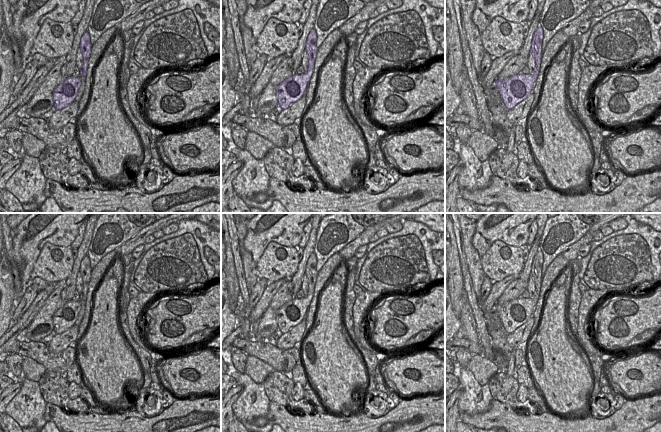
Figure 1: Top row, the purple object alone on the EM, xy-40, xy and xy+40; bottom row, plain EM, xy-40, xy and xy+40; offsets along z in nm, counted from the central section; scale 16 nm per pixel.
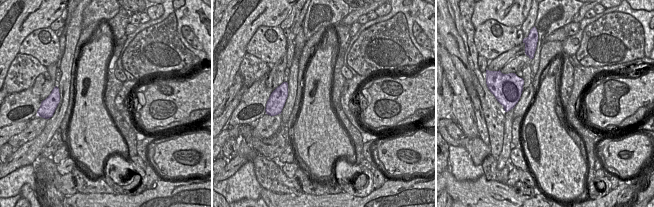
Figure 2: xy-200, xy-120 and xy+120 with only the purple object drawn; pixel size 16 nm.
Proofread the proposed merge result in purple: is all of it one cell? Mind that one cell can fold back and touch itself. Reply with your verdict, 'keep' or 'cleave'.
keep

